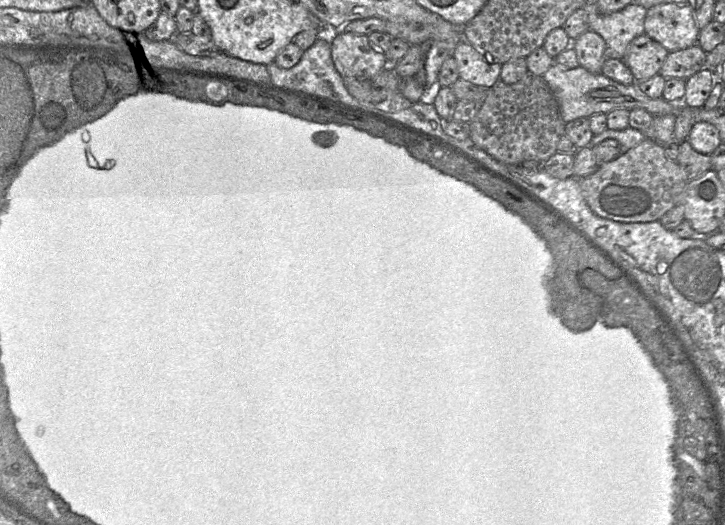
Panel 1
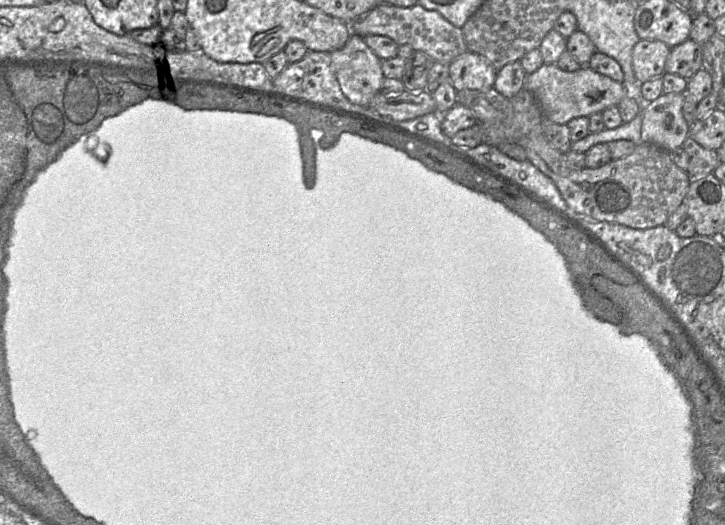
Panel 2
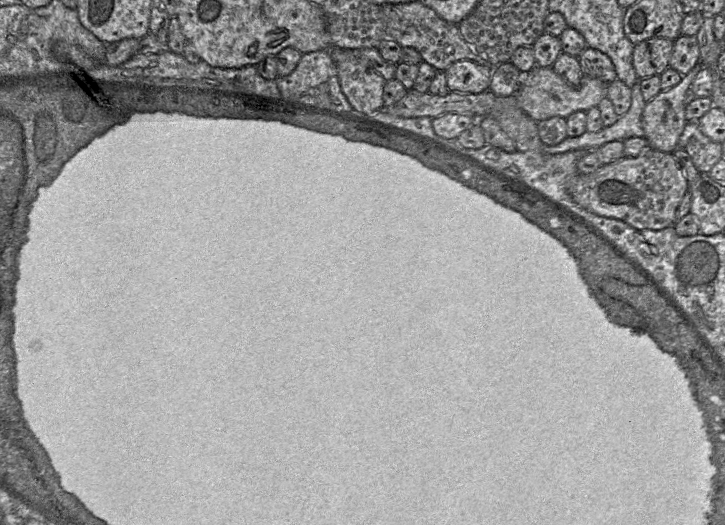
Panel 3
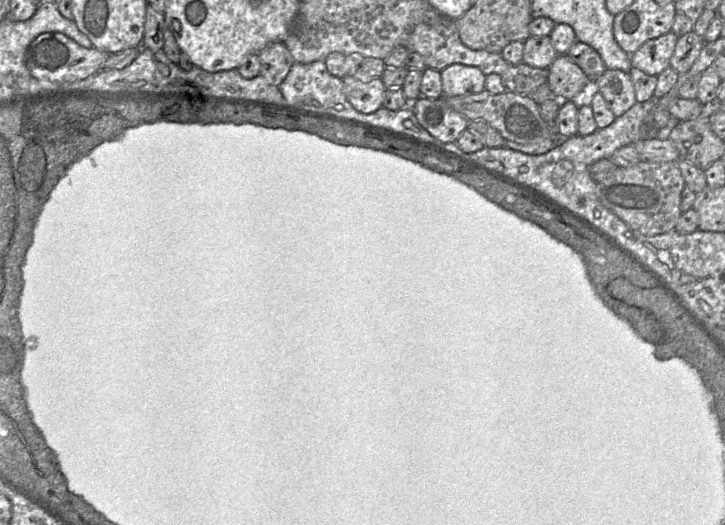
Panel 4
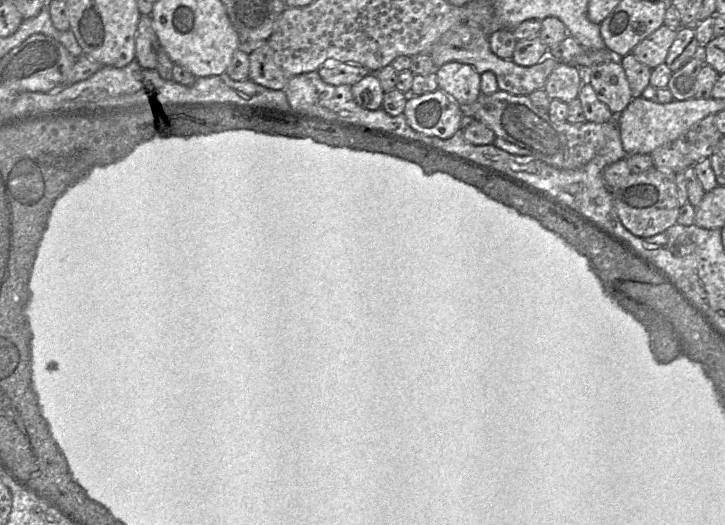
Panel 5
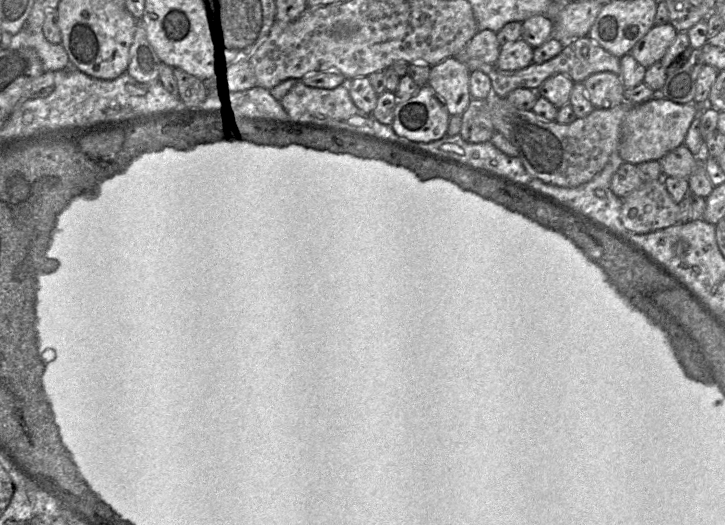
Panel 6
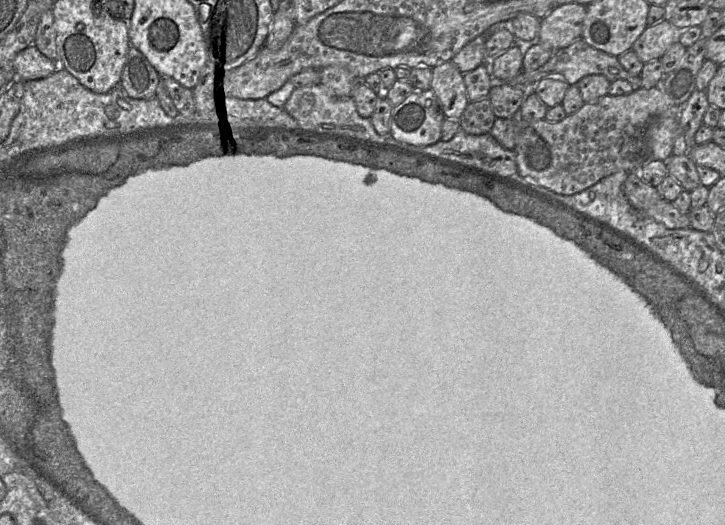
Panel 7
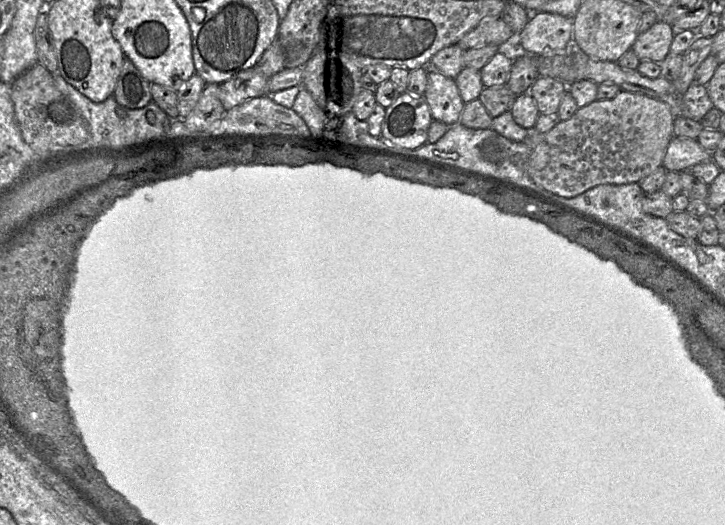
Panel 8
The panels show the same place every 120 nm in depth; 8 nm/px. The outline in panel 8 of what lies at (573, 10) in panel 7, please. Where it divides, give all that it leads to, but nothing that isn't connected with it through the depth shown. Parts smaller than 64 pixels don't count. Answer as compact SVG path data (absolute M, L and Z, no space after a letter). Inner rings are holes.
M532 13L525 28L517 35L517 48L530 55L559 53L571 47L573 19L556 13Z

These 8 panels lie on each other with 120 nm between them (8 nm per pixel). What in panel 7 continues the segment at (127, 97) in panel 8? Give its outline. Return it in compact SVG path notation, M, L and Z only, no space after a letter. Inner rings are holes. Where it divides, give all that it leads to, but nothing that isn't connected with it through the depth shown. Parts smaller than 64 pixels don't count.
M130 45L120 80L128 96L134 99L155 97L161 78L147 58Z

